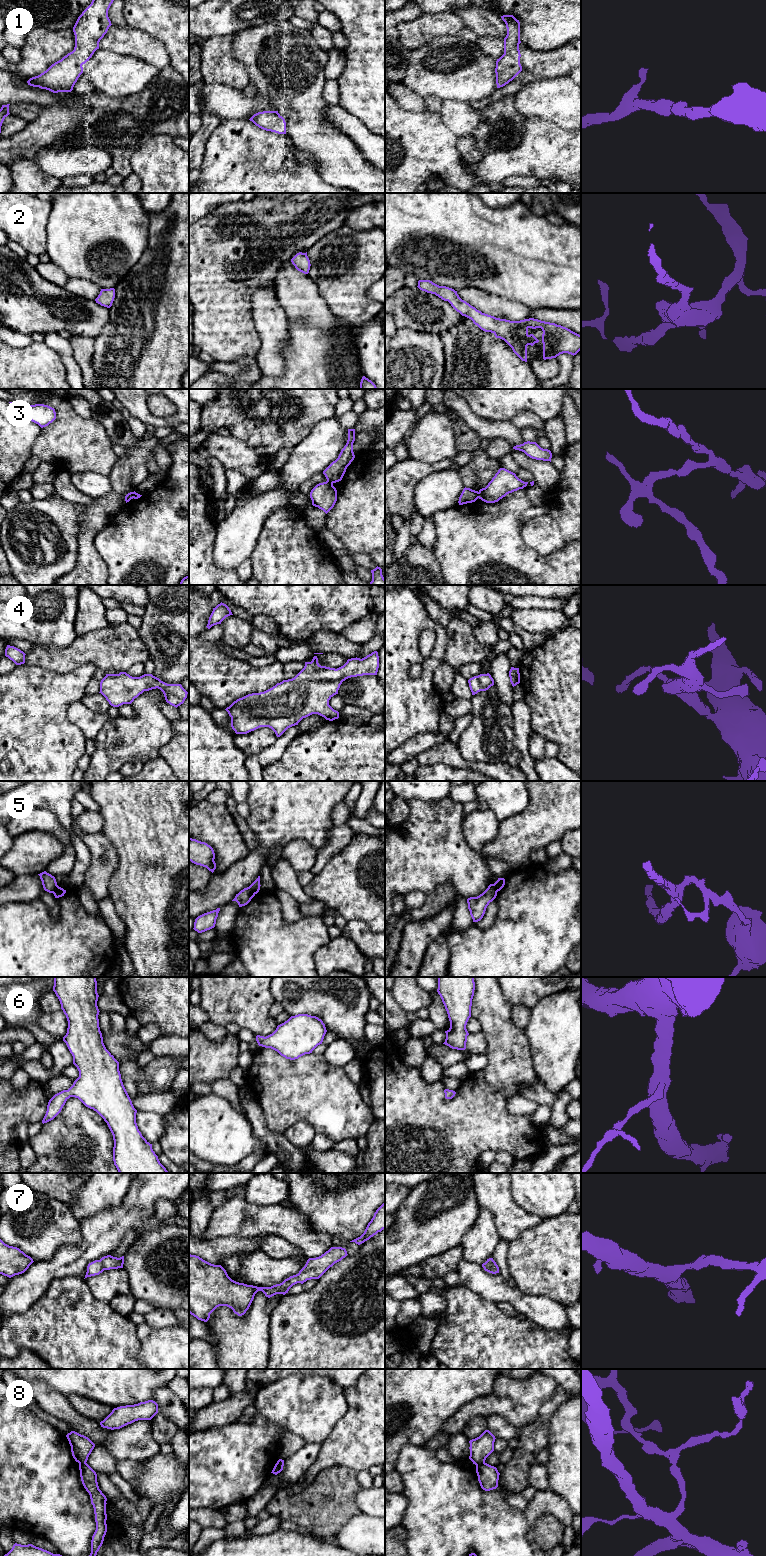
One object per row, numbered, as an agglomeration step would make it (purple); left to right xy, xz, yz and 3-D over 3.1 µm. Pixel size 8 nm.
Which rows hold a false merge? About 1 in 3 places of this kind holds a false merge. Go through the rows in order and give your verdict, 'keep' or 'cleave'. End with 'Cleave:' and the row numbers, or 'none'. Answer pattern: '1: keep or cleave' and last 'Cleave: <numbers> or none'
1: keep
2: keep
3: cleave
4: keep
5: cleave
6: keep
7: keep
8: cleave
Cleave: 3, 5, 8

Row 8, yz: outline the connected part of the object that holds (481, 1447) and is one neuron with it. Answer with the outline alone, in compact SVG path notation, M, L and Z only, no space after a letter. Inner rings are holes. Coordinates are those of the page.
M485 1430L479 1437L469 1441L469 1459L473 1464L485 1463L486 1458L494 1451L495 1439L495 1436L489 1430Z

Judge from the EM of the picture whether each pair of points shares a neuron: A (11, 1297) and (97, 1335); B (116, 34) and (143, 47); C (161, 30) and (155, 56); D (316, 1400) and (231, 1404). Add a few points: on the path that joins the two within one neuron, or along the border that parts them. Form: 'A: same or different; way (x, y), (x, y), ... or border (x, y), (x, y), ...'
A: different; border (47, 1289), (25, 1311), (14, 1312), (10, 1315)
B: same; way (123, 40), (136, 43)
C: different; border (137, 29), (158, 39), (166, 49), (170, 60)
D: different; border (257, 1393), (253, 1403)

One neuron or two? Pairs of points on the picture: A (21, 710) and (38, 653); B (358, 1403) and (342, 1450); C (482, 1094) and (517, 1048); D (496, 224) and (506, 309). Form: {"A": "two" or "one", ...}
{"A": "two", "B": "one", "C": "one", "D": "two"}

